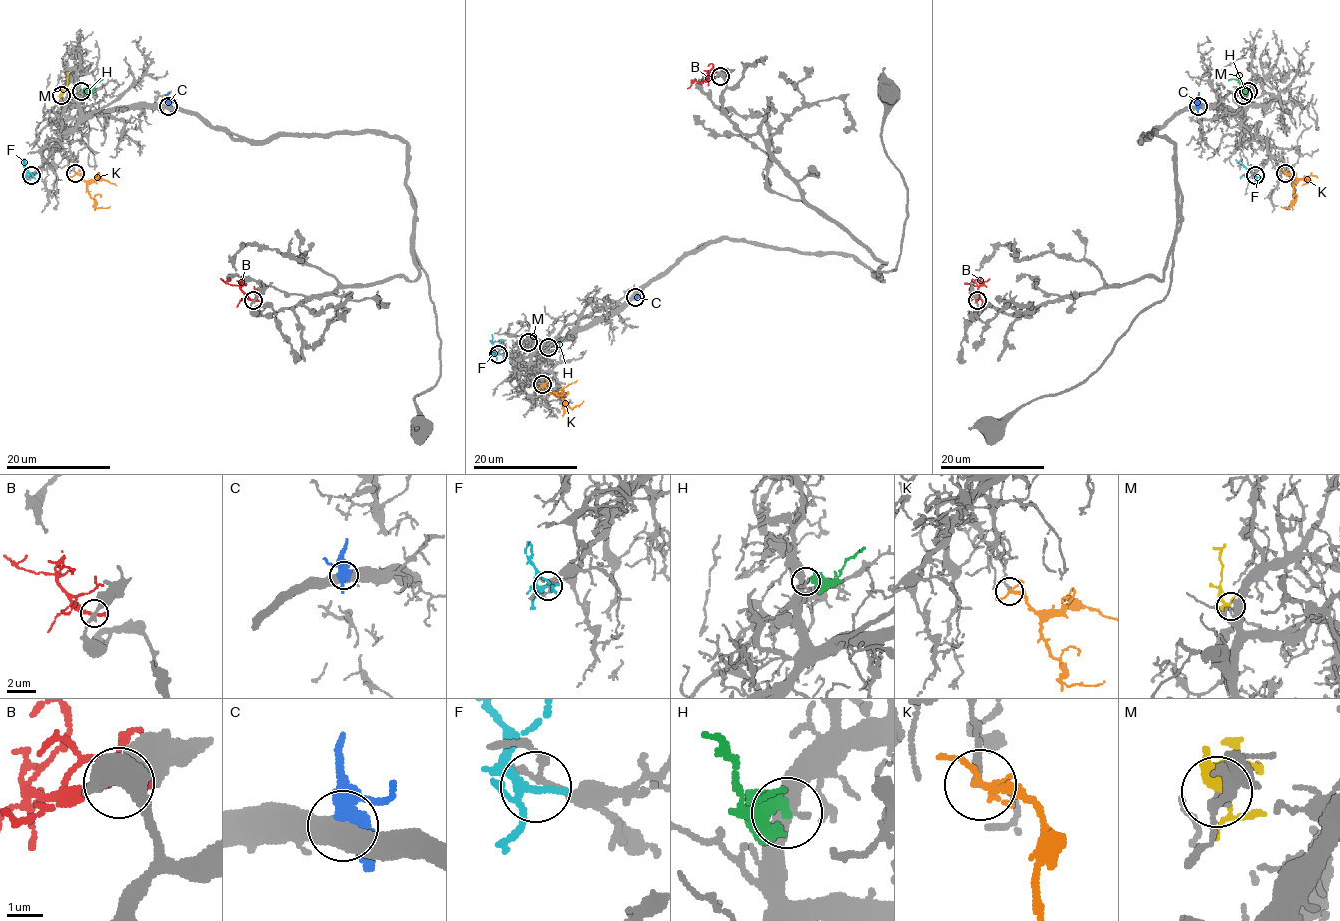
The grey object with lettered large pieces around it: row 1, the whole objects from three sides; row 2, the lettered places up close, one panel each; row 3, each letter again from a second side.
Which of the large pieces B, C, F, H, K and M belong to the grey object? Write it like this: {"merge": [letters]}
{"merge": ["M"]}

